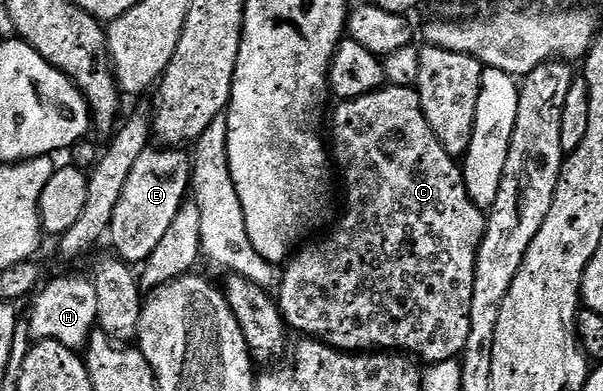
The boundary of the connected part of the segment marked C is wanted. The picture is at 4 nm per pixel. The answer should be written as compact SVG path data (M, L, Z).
M383 87L375 89L373 93L365 93L363 97L343 100L338 106L340 106L339 109L334 113L332 157L340 170L341 180L342 177L346 180L346 218L339 223L338 230L331 237L326 237L323 241L316 242L315 245L307 244L299 248L285 262L280 273L280 284L277 286L278 293L276 292L282 319L293 332L295 329L296 332L302 333L298 335L305 335L310 339L321 339L325 345L331 345L333 349L401 351L423 362L424 360L439 361L439 363L453 361L468 343L468 327L472 319L474 268L478 262L478 245L482 241L482 234L486 231L486 217L483 210L479 209L468 195L466 178L459 162L450 157L448 151L444 151L444 147L440 147L440 139L436 139L432 127L428 127L428 119L422 110L417 88Z

